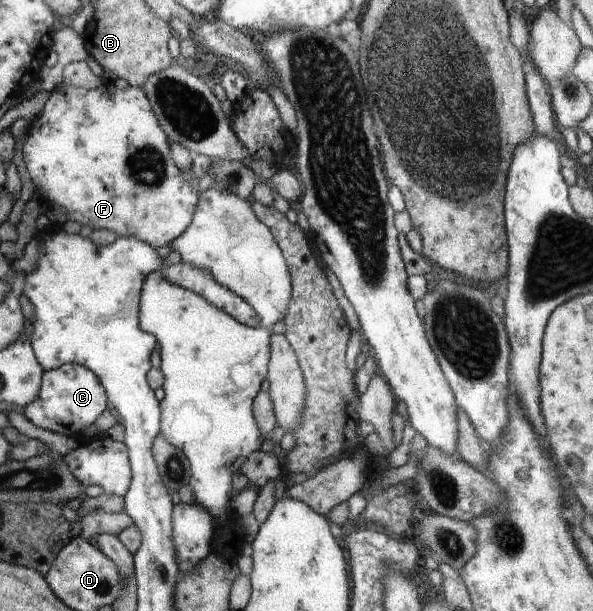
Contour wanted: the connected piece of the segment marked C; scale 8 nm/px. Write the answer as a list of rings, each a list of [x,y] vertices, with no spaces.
[[[66,363],[49,371],[43,371],[41,387],[36,400],[24,407],[24,416],[44,430],[74,437],[81,430],[94,424],[108,408],[108,397],[100,381],[91,370],[79,364]]]

